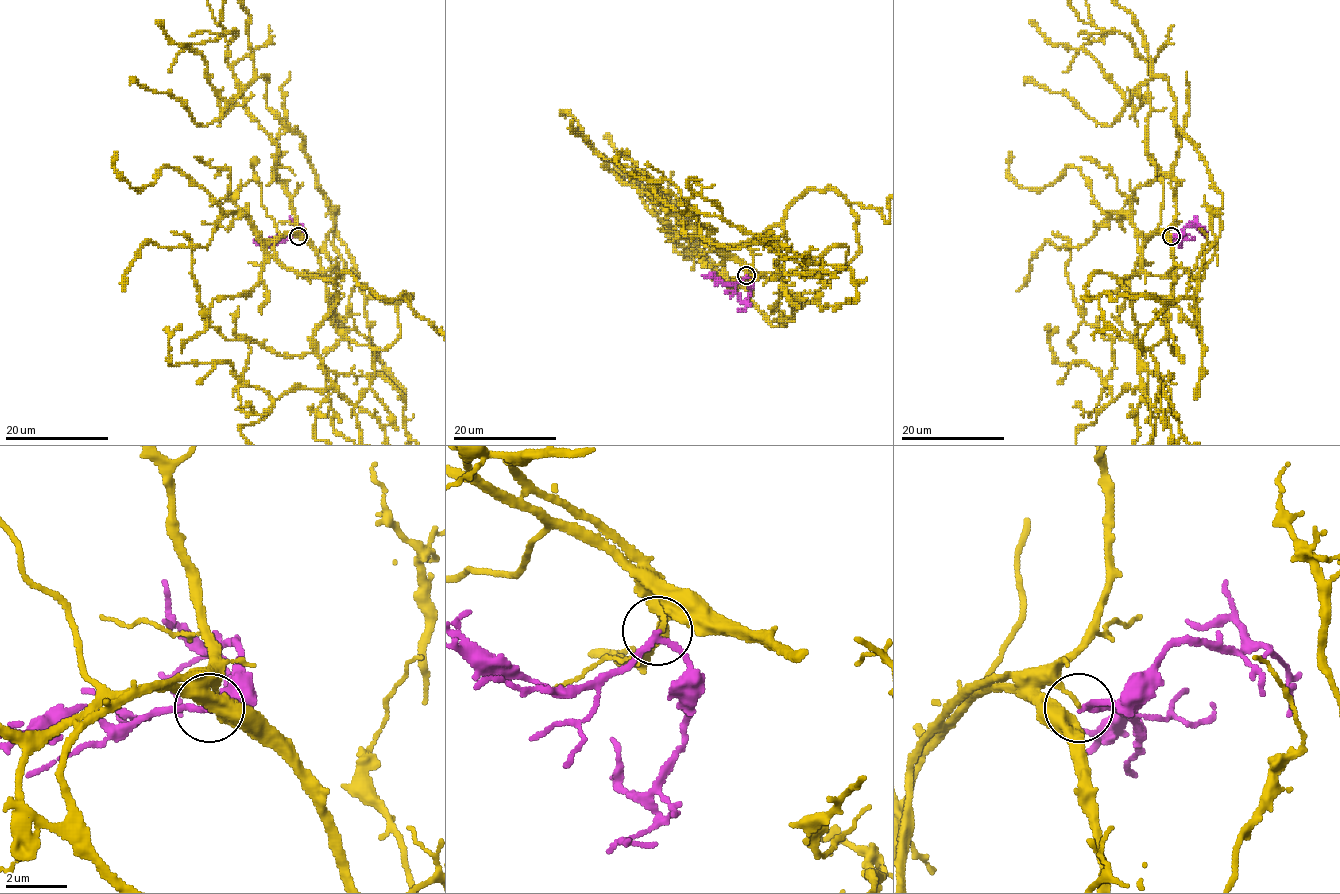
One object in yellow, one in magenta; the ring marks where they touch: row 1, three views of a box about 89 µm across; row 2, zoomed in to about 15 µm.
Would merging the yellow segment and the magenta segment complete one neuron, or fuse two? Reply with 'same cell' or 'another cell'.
another cell

